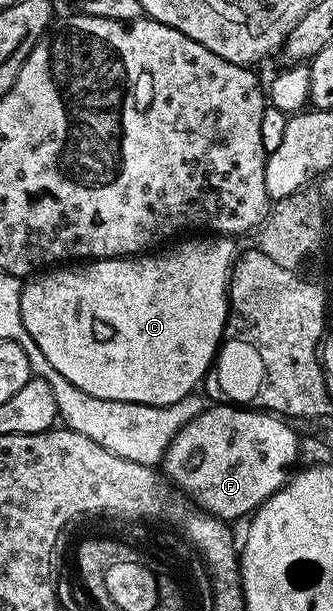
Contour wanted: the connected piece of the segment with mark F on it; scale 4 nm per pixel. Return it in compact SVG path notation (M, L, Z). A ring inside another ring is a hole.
M220 402L217 408L205 407L164 451L163 475L170 484L172 479L173 486L181 488L197 509L225 522L247 517L290 479L288 467L296 460L298 432L288 424L279 415L248 406Z

